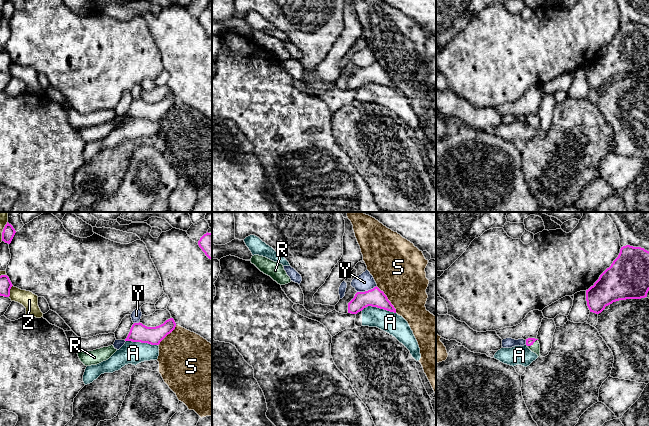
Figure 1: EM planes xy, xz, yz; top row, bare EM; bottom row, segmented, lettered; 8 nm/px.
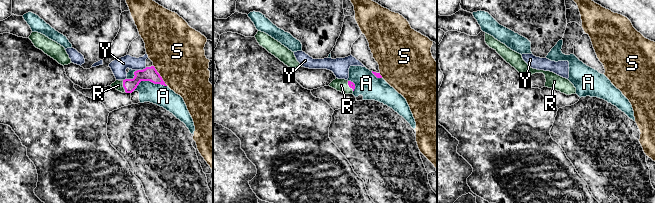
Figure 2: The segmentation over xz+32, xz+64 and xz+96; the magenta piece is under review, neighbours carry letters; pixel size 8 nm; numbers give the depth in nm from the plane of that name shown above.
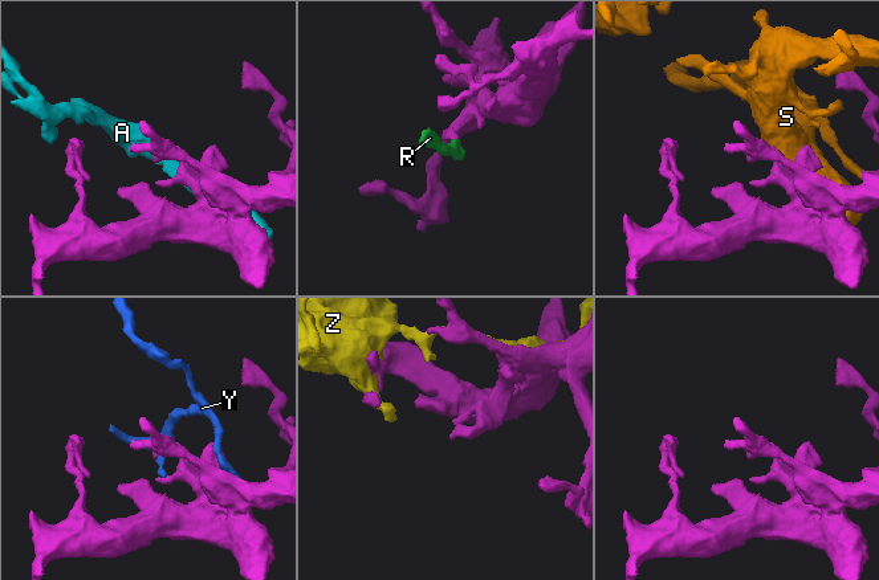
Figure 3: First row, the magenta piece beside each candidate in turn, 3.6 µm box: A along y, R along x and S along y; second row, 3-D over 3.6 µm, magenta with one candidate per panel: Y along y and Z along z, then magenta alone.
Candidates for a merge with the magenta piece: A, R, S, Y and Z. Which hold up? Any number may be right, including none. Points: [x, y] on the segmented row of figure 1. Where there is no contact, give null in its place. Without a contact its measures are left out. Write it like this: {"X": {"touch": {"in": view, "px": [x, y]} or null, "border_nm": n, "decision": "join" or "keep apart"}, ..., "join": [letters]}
{"A": {"touch": {"in": "xz", "px": [378, 307]}, "border_nm": 280, "decision": "keep apart"}, "R": {"touch": {"in": "yz", "px": [532, 343]}, "border_nm": 110, "decision": "join"}, "S": {"touch": {"in": "xz", "px": [387, 299]}, "border_nm": 280, "decision": "keep apart"}, "Y": {"touch": {"in": "xz", "px": [366, 291]}, "border_nm": 170, "decision": "keep apart"}, "Z": {"touch": {"in": "xy", "px": [9, 291]}, "border_nm": 100, "decision": "keep apart"}, "join": ["R"]}

